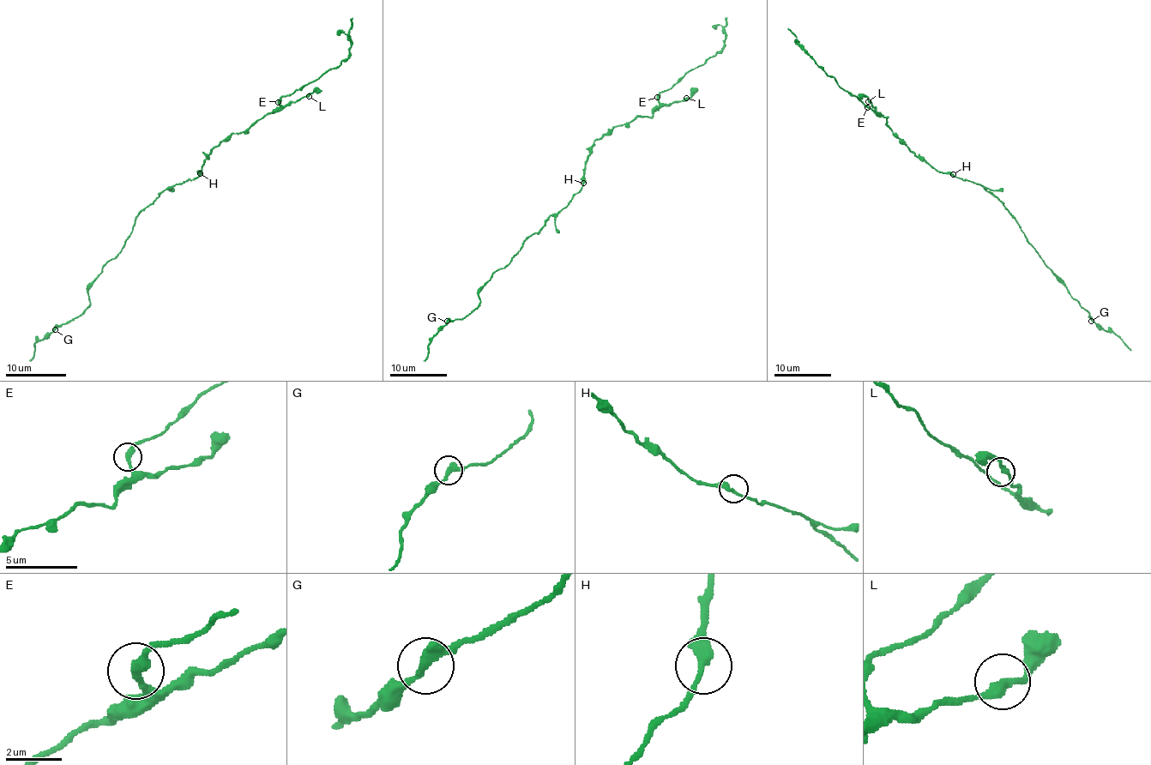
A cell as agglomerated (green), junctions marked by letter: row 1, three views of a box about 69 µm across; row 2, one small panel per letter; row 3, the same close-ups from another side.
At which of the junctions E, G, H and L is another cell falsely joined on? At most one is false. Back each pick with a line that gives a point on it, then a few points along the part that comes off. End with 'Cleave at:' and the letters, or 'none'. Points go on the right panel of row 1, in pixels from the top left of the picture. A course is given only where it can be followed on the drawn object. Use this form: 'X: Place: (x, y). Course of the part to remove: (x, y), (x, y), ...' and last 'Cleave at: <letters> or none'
Cleave at: none

